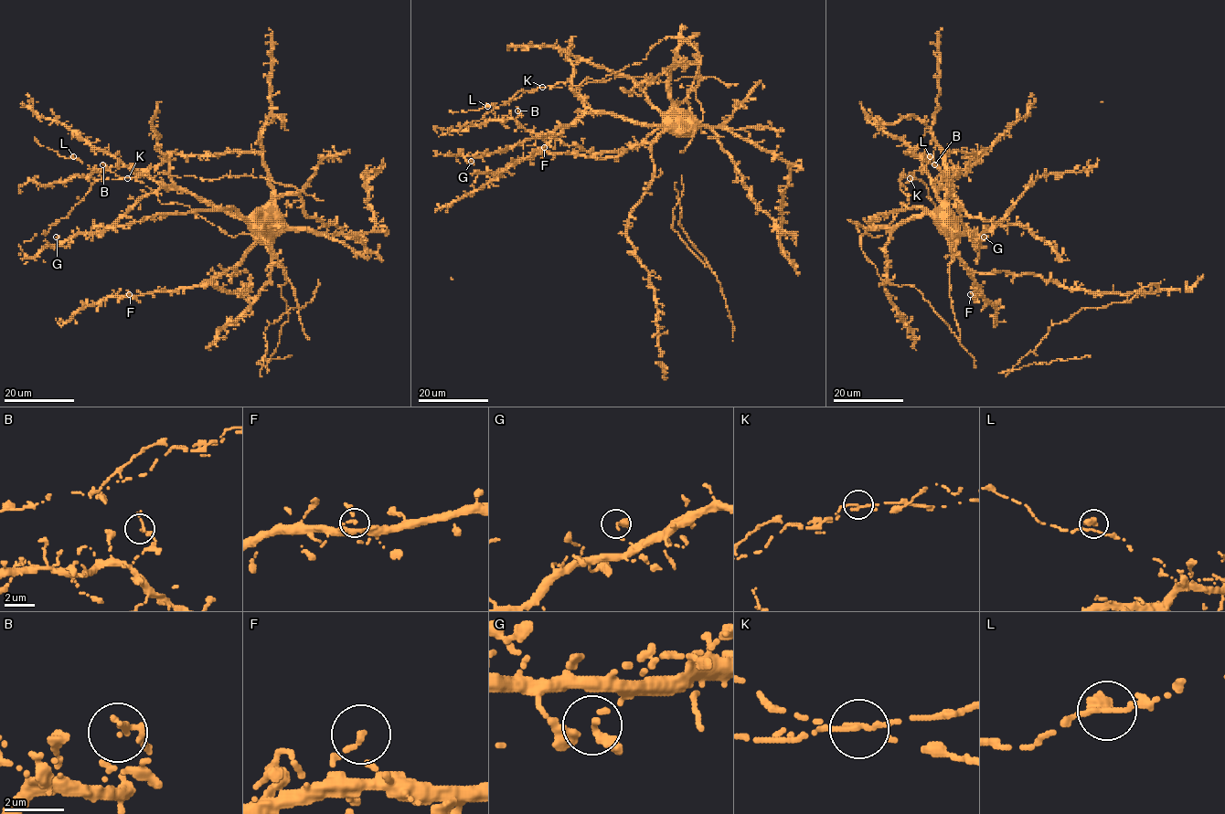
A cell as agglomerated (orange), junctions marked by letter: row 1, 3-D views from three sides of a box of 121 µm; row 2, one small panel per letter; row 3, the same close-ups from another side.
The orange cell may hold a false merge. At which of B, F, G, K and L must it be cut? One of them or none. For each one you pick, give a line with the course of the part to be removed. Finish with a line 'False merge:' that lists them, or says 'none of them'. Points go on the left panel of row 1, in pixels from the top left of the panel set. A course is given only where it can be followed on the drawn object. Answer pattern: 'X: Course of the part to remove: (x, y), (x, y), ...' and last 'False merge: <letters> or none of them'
K: Course of the part to remove: (127, 178), (154, 176), (160, 173), (206, 180), (217, 180), (225, 175), (266, 178), (292, 185), (323, 201)
False merge: K

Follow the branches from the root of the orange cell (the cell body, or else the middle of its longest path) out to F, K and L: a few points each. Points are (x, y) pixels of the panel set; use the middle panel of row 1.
F: (683, 130), (666, 130), (649, 142), (636, 144), (619, 156), (542, 152), (544, 147)
K: (683, 130), (630, 78), (611, 72), (577, 86), (560, 81), (542, 87)
L: (683, 130), (630, 78), (611, 72), (601, 79), (586, 78), (577, 86), (560, 81), (487, 106)

